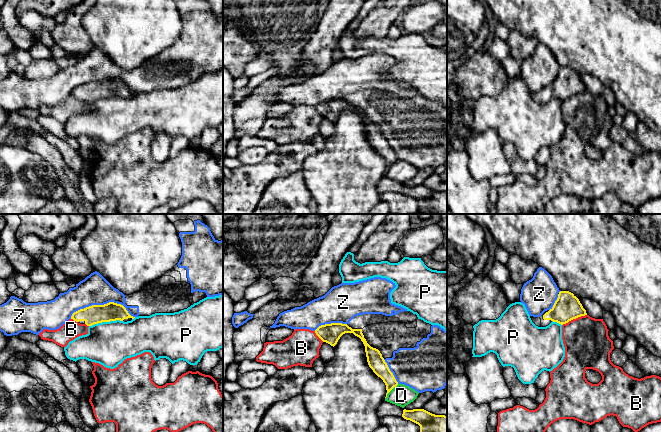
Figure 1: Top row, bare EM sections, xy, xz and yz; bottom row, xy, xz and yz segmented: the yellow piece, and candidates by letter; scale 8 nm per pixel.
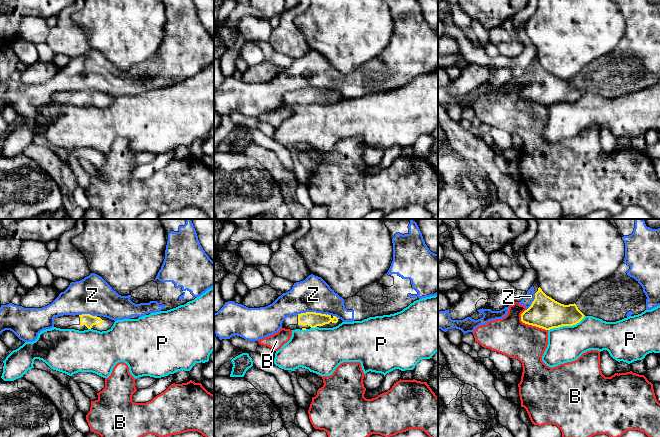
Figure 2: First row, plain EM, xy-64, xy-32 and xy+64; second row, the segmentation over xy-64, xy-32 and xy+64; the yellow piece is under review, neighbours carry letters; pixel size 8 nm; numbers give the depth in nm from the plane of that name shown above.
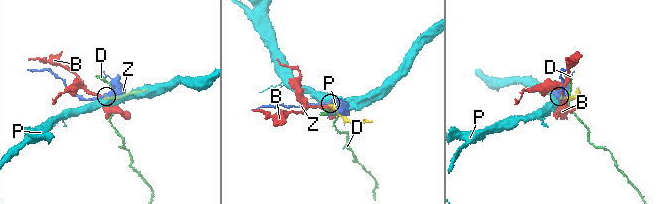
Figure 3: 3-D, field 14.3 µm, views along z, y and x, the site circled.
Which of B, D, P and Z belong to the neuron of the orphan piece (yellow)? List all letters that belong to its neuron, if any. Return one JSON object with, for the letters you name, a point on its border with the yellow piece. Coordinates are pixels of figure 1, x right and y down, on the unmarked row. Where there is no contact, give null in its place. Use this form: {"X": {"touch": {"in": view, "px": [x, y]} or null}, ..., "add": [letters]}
{"Z": {"touch": {"in": "xy", "px": [103, 81]}}, "add": ["Z"]}

